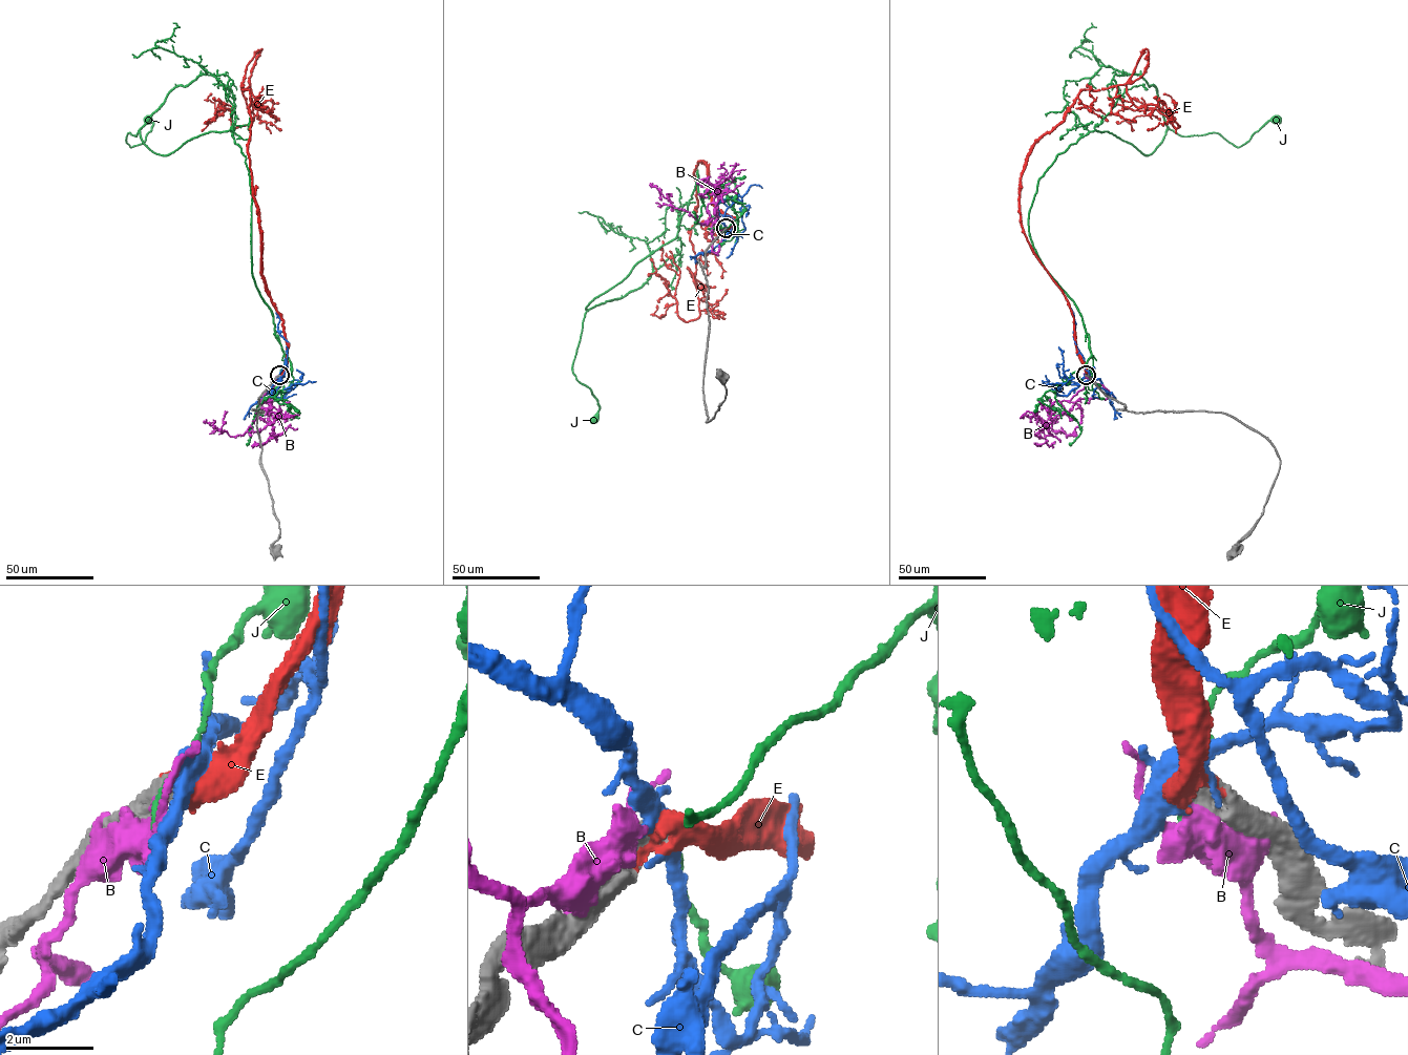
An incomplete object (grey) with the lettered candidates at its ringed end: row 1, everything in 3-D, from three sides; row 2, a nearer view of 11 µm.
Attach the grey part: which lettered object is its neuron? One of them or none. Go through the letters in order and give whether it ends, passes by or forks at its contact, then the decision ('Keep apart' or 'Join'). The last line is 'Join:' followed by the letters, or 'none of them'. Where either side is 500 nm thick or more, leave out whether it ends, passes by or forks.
B: Keep apart
C: It forks there. Keep apart
E: Join
J: Keep apart
Join: E

